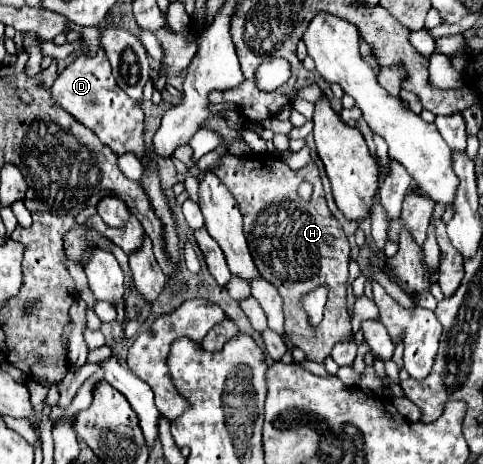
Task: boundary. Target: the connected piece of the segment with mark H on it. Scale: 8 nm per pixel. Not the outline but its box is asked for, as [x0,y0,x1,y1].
[210,153,354,363]

